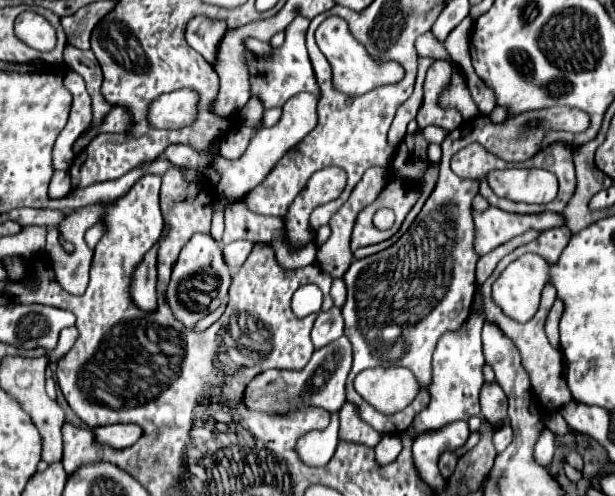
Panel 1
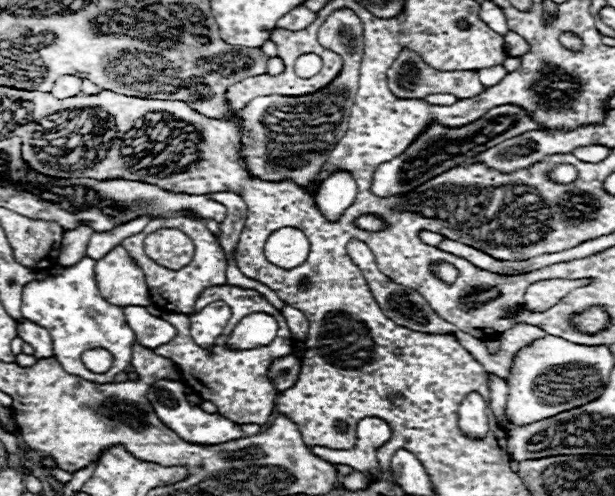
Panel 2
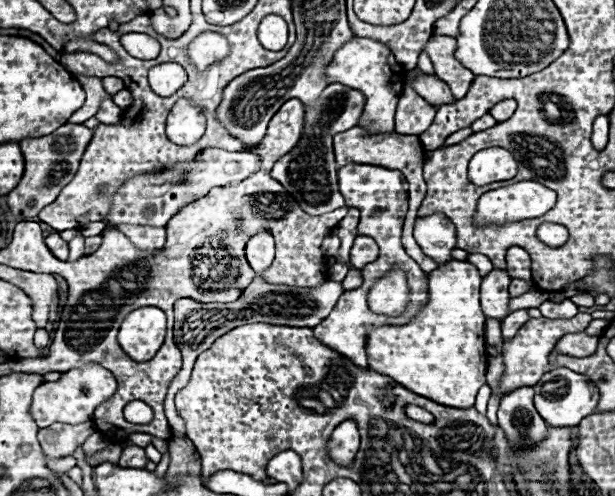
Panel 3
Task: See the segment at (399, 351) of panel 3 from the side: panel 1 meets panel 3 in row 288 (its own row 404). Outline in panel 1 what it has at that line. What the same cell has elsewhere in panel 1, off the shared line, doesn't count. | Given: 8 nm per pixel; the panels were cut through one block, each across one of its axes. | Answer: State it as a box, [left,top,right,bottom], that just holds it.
[406,314,484,438]

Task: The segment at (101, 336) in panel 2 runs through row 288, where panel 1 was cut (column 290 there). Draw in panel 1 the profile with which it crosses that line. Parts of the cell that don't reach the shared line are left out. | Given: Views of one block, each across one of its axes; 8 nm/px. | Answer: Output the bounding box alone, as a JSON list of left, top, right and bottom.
[244,18,320,108]

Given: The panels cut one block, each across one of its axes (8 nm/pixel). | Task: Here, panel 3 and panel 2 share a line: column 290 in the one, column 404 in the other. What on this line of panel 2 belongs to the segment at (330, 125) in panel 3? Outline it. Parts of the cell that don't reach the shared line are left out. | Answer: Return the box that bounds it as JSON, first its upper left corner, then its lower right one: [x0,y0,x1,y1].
[372,104,540,198]

